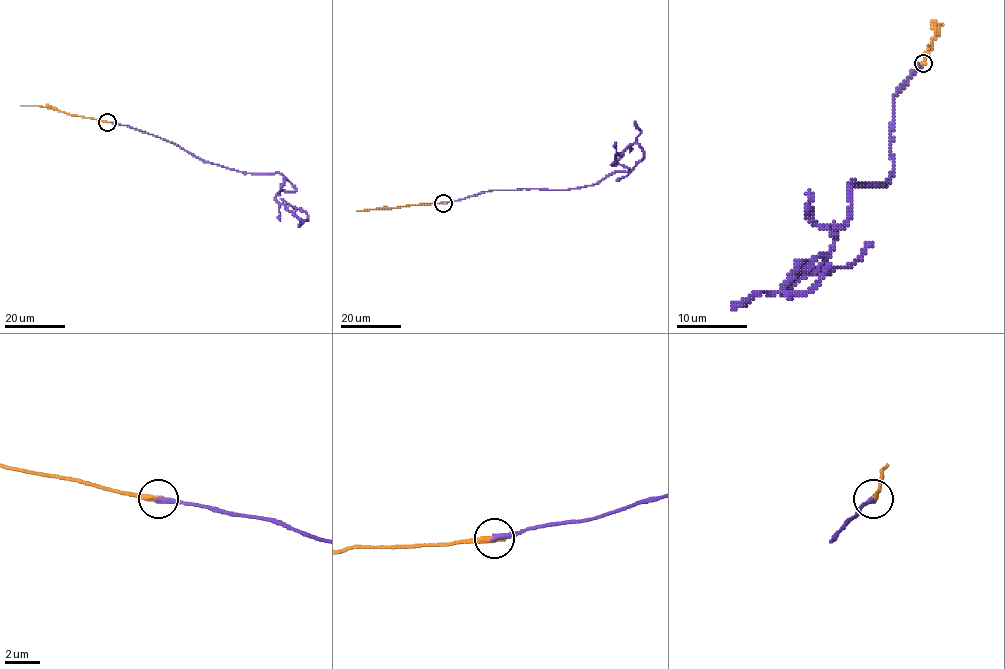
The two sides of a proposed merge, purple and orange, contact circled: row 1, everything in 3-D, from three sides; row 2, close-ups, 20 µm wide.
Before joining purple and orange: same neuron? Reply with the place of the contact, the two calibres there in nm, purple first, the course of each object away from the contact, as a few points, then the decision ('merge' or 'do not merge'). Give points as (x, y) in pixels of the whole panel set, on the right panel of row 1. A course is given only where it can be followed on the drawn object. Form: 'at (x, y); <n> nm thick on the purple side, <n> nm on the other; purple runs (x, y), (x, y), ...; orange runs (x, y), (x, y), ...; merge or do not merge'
at (923, 63); 320 nm thick on the purple side, 340 nm on the other; purple runs (924, 62), (894, 94), (892, 173), (848, 185), (833, 248), (783, 287), (803, 294), (871, 241); orange runs (924, 62), (938, 27), (943, 25); merge

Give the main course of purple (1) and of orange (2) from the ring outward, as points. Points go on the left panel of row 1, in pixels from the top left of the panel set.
1: (107, 121), (231, 169), (279, 172), (295, 190), (279, 192), (276, 201), (306, 220), (280, 198)
2: (107, 121), (44, 107), (20, 106)

